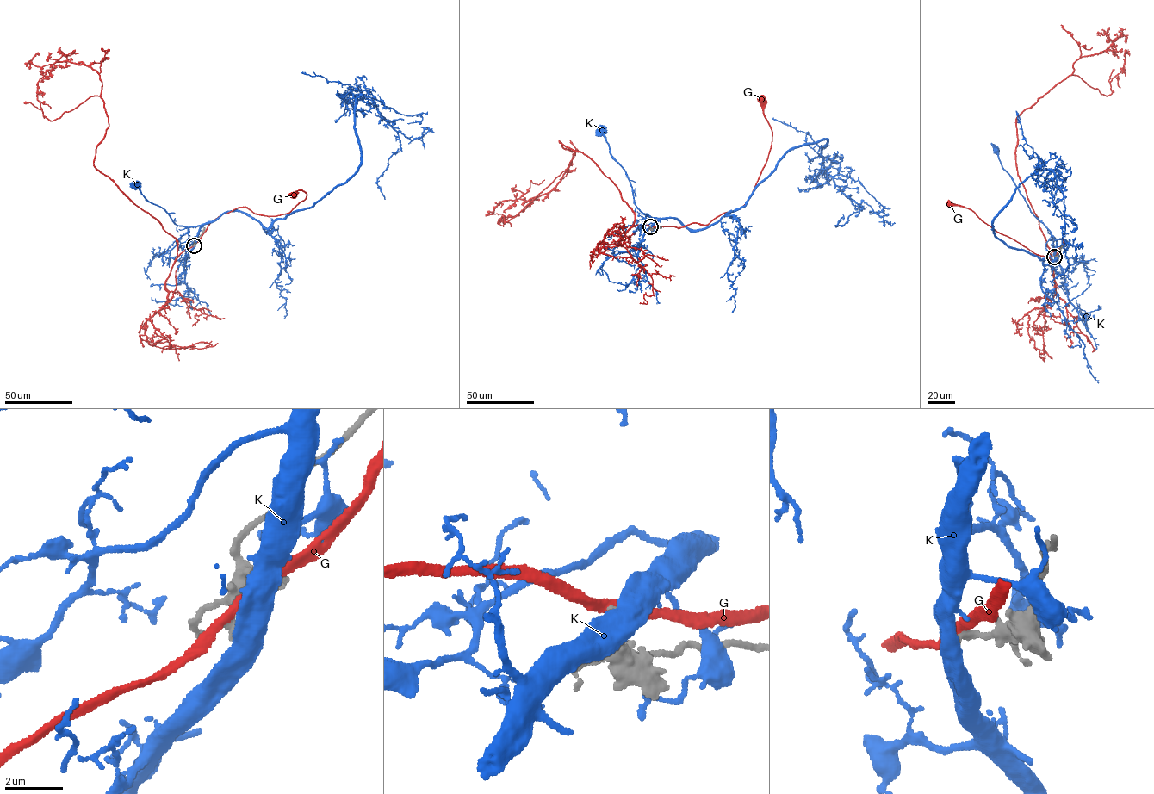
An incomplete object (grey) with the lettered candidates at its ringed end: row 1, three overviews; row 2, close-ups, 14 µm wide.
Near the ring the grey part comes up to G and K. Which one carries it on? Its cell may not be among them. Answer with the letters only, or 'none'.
none

